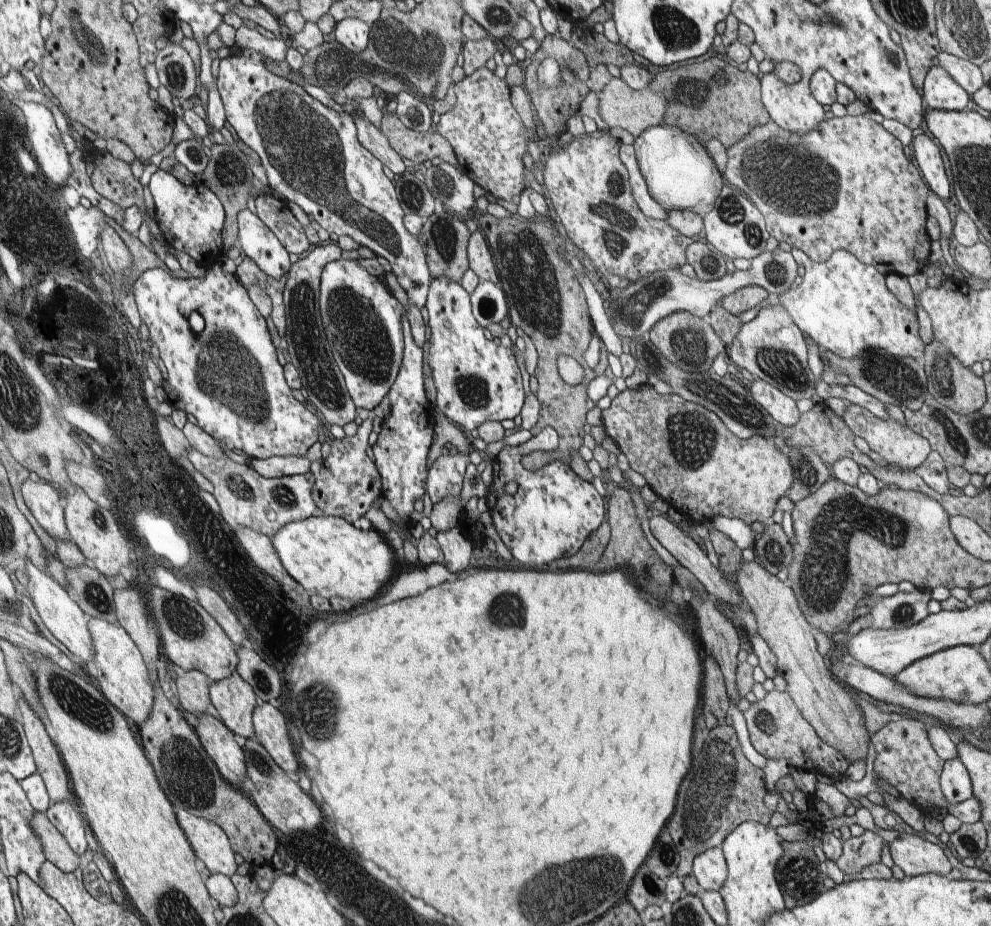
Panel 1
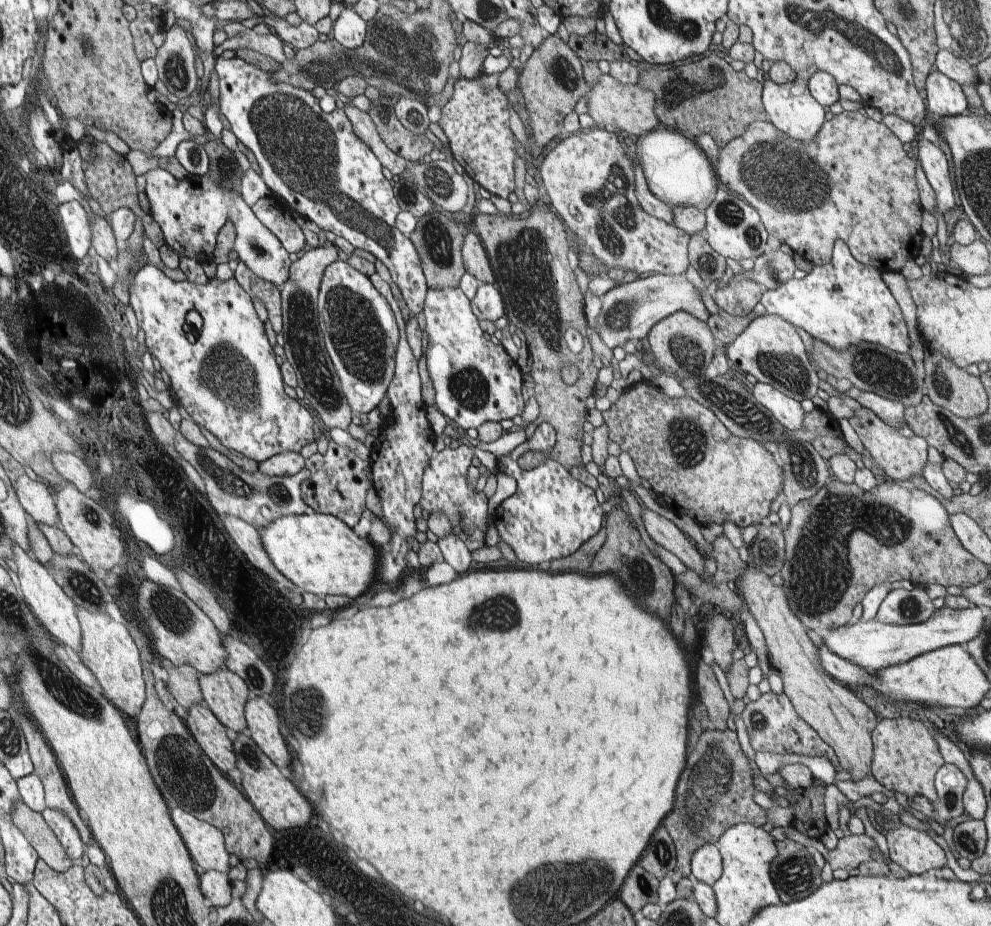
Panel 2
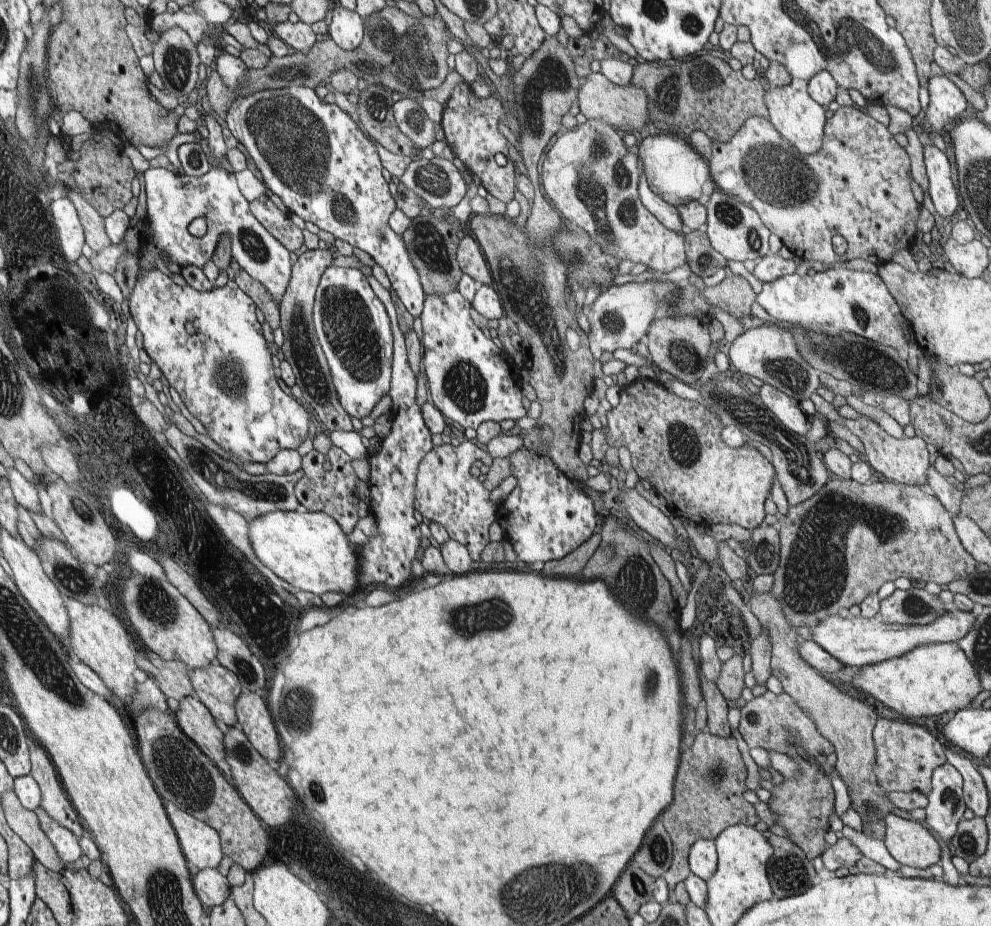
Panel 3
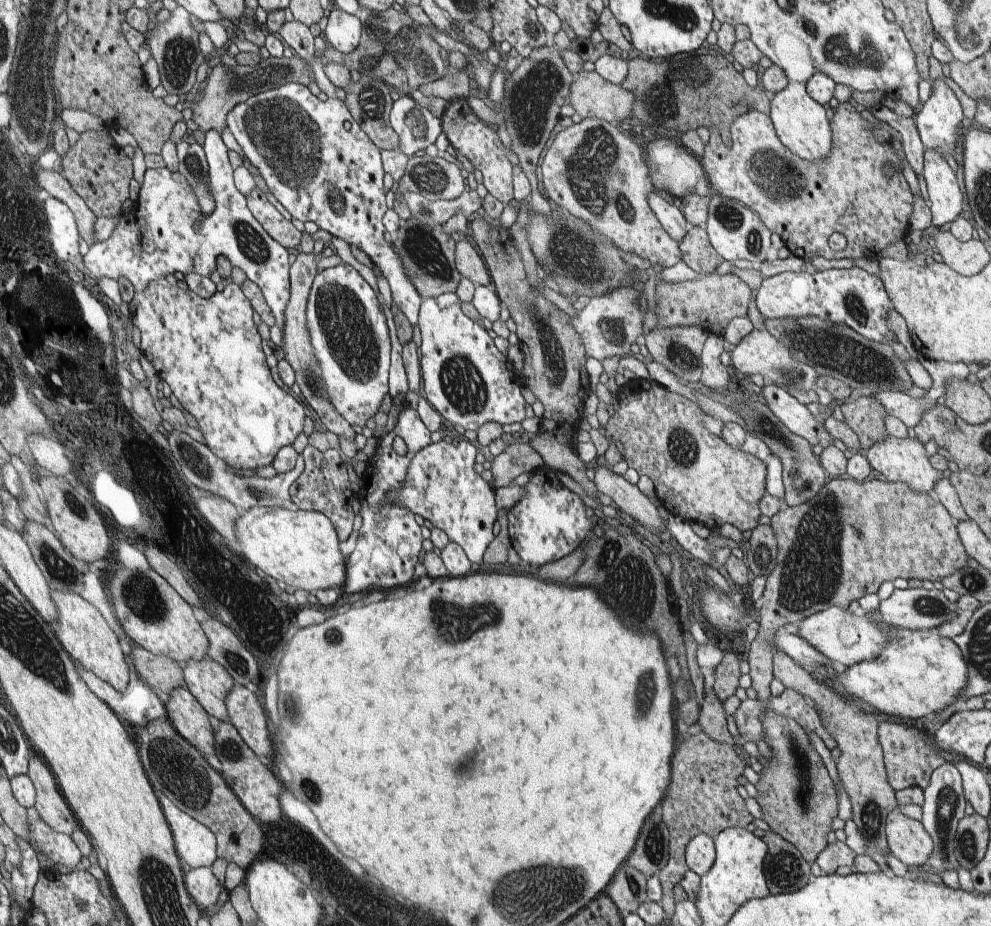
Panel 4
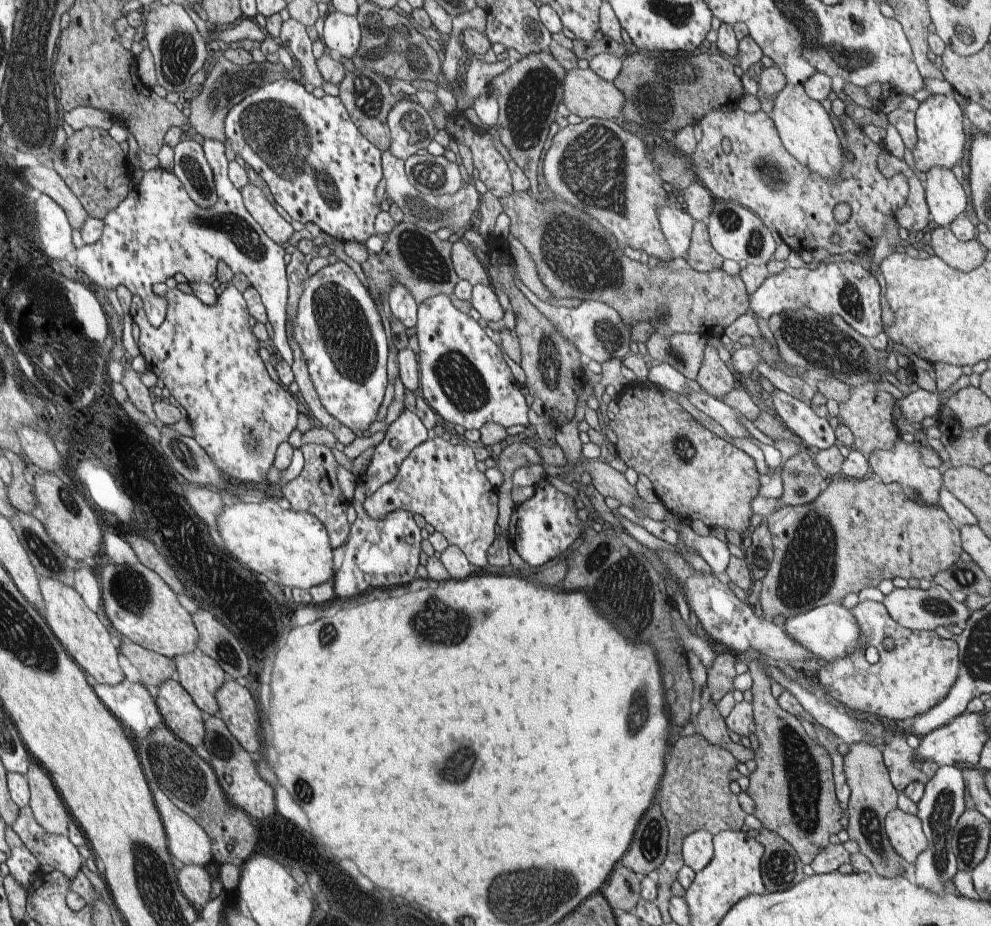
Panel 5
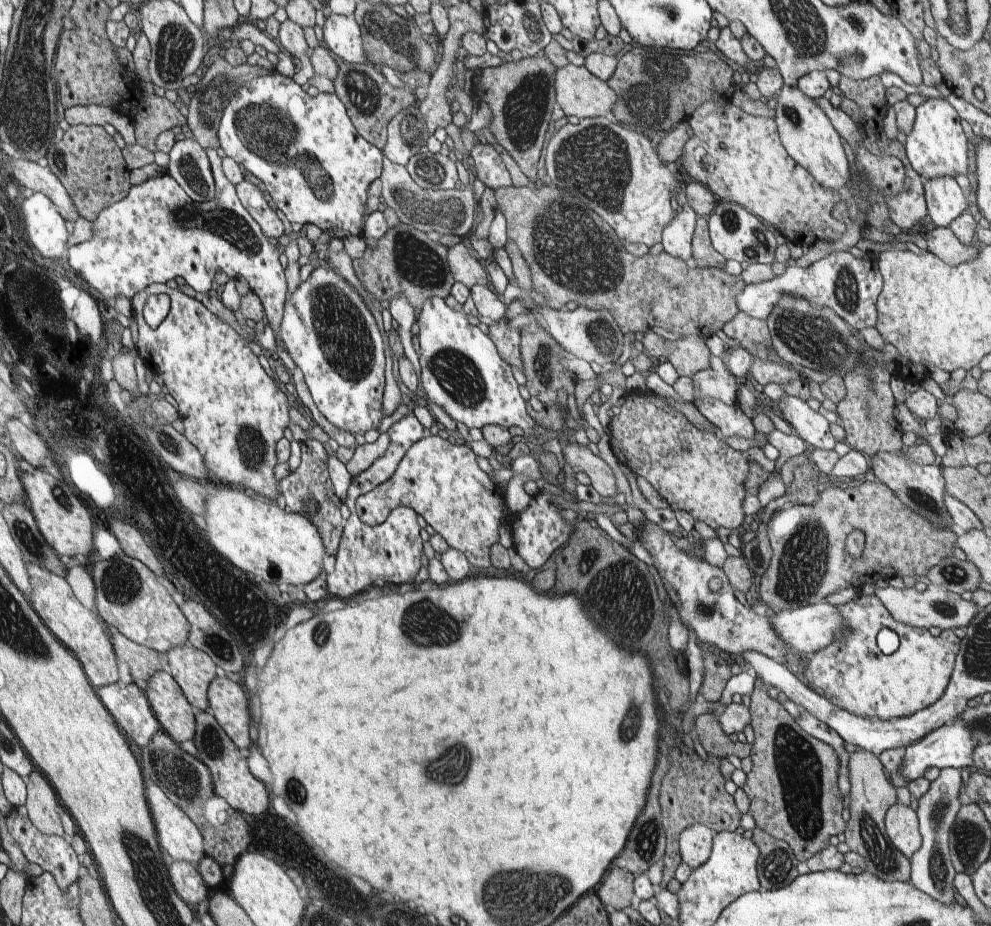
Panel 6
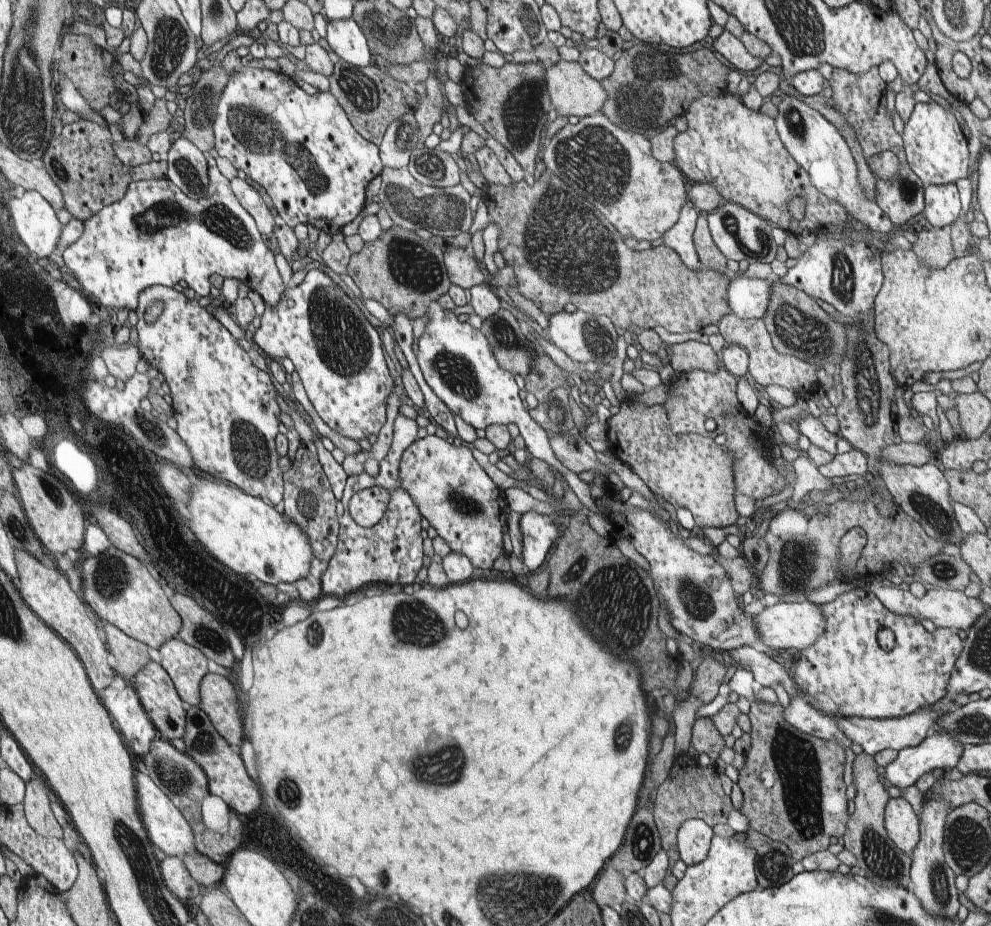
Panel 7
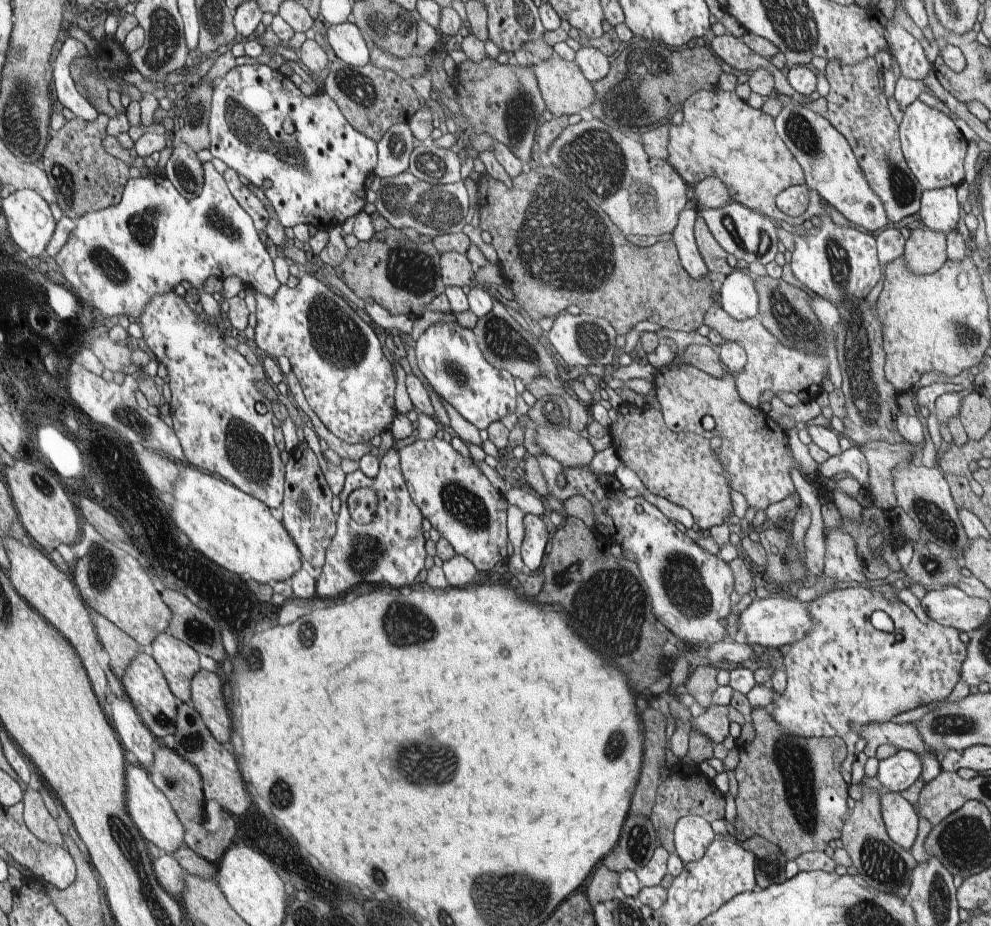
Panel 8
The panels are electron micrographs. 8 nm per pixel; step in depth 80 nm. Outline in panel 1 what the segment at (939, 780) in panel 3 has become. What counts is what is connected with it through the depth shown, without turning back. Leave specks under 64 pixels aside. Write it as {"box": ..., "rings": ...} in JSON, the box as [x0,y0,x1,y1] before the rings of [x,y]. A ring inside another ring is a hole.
{"box":[940,757,973,810],"rings":[[[954,757],[945,761],[941,772],[940,784],[942,794],[949,802],[947,810],[948,808],[954,807],[973,796],[973,784],[969,772],[967,771],[967,768],[964,766],[964,763],[961,761],[960,757]]]}

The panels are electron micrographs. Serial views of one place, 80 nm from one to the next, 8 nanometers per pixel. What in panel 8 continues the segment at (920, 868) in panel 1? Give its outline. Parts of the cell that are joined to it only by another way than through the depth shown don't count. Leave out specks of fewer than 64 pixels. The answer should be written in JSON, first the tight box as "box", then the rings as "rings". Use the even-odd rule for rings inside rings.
{"box":[881,793,918,851],"rings":[[[900,793],[881,796],[881,815],[889,837],[910,851],[918,834],[918,815],[912,804]]]}

